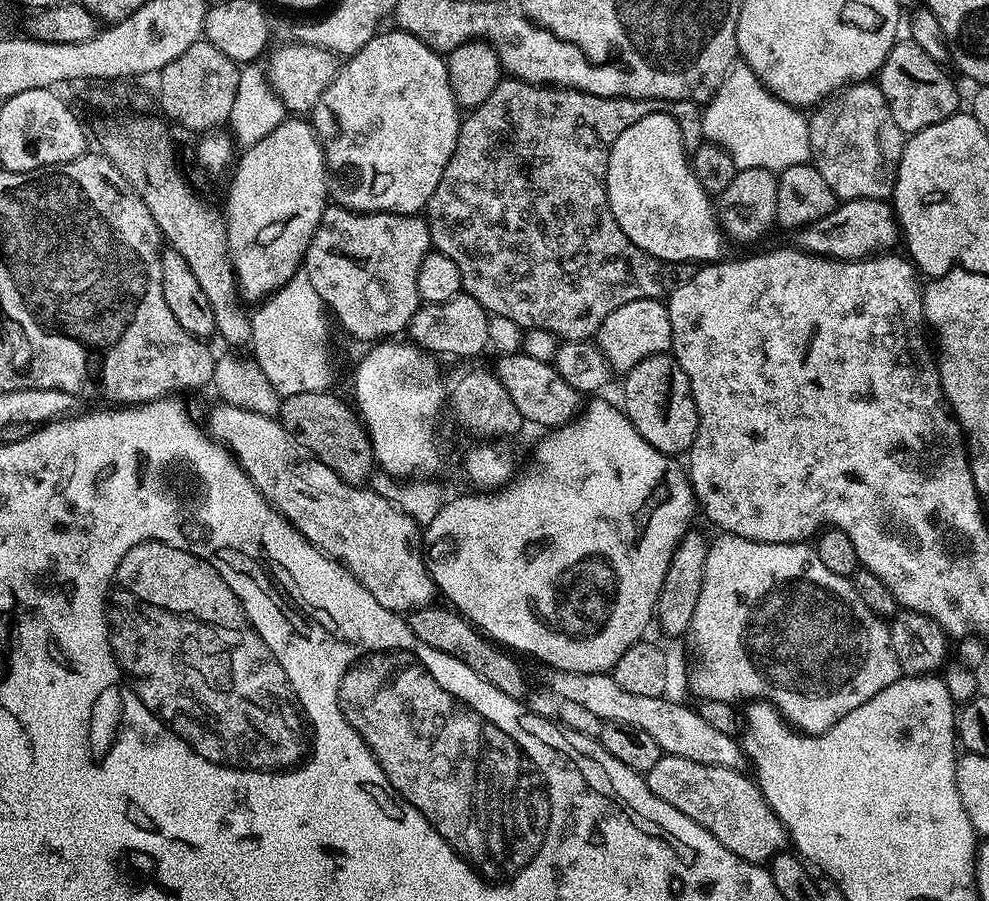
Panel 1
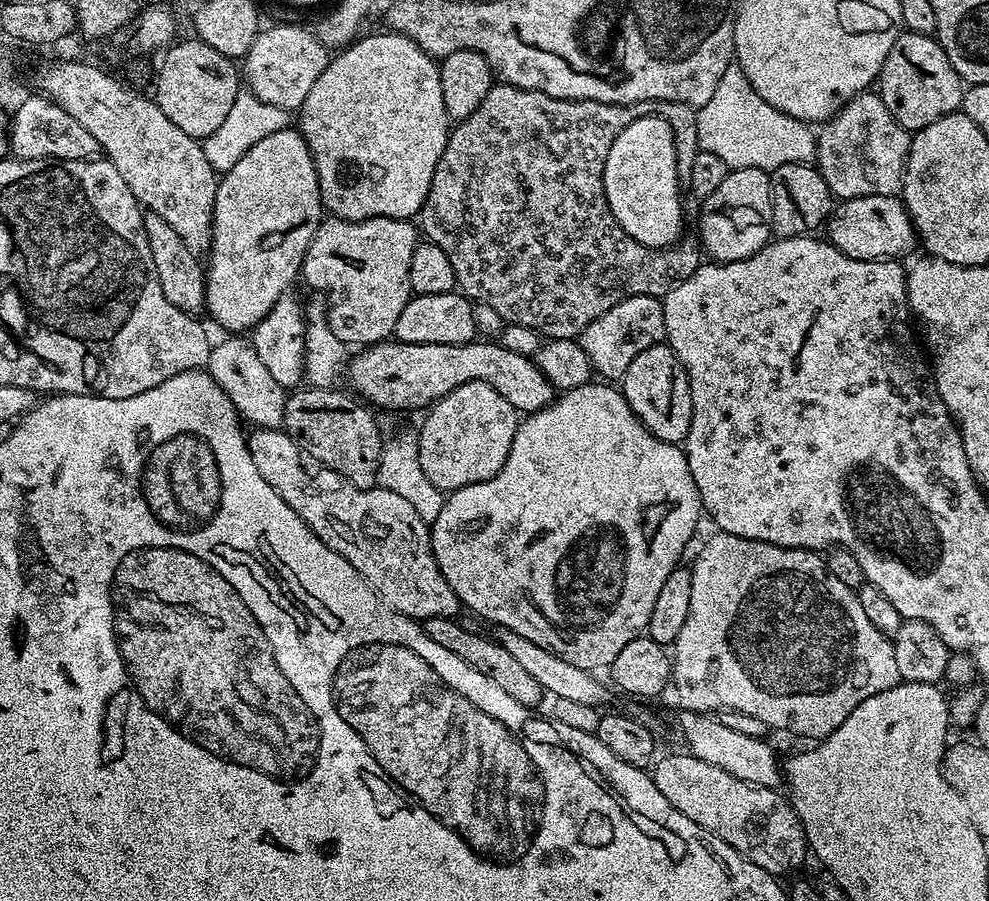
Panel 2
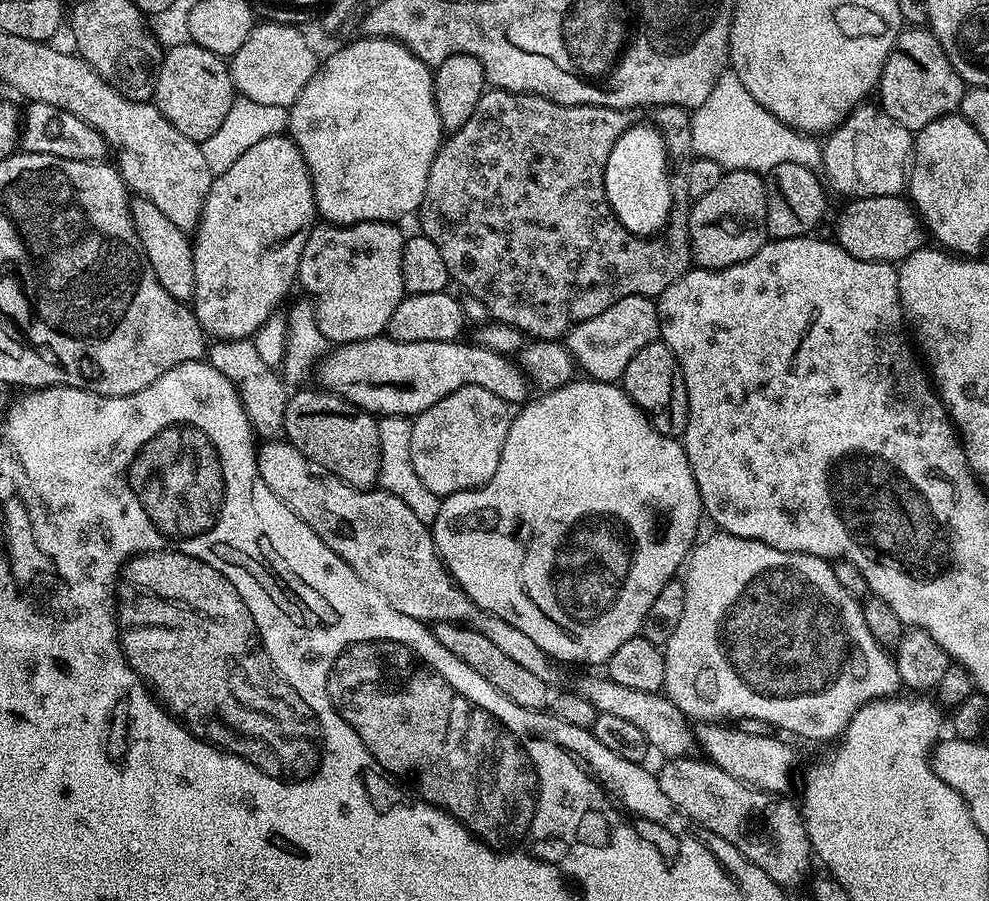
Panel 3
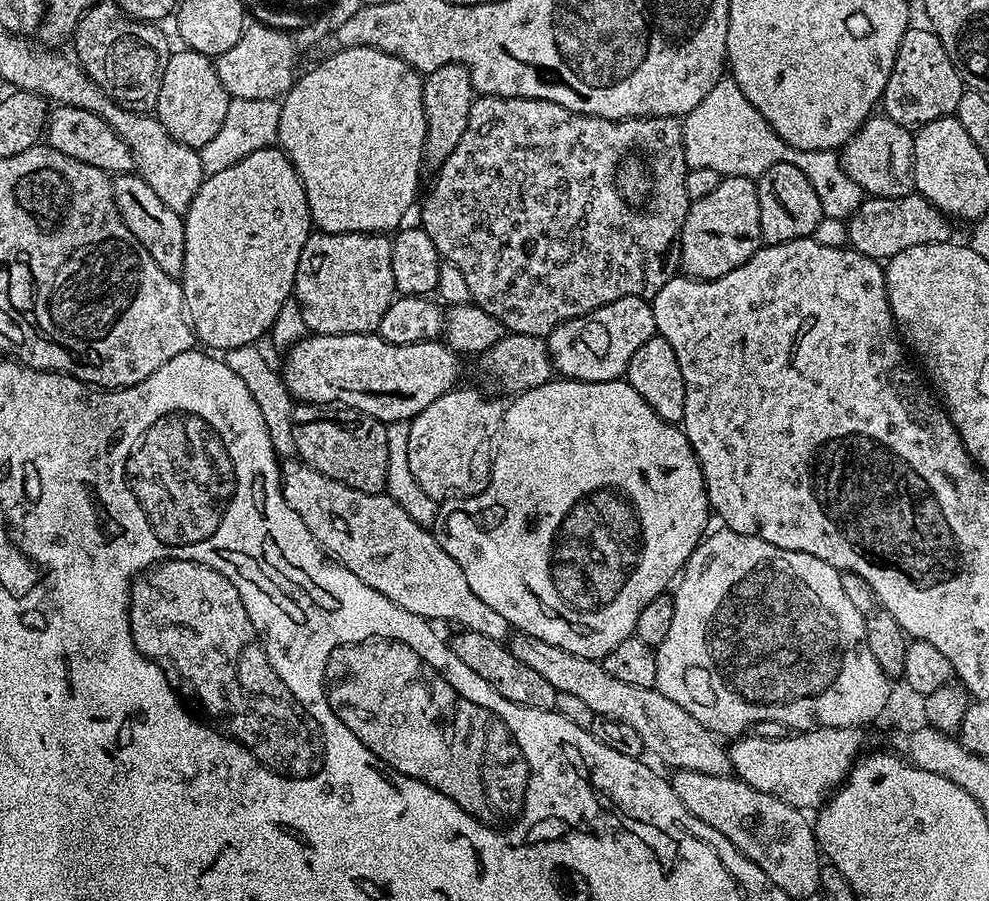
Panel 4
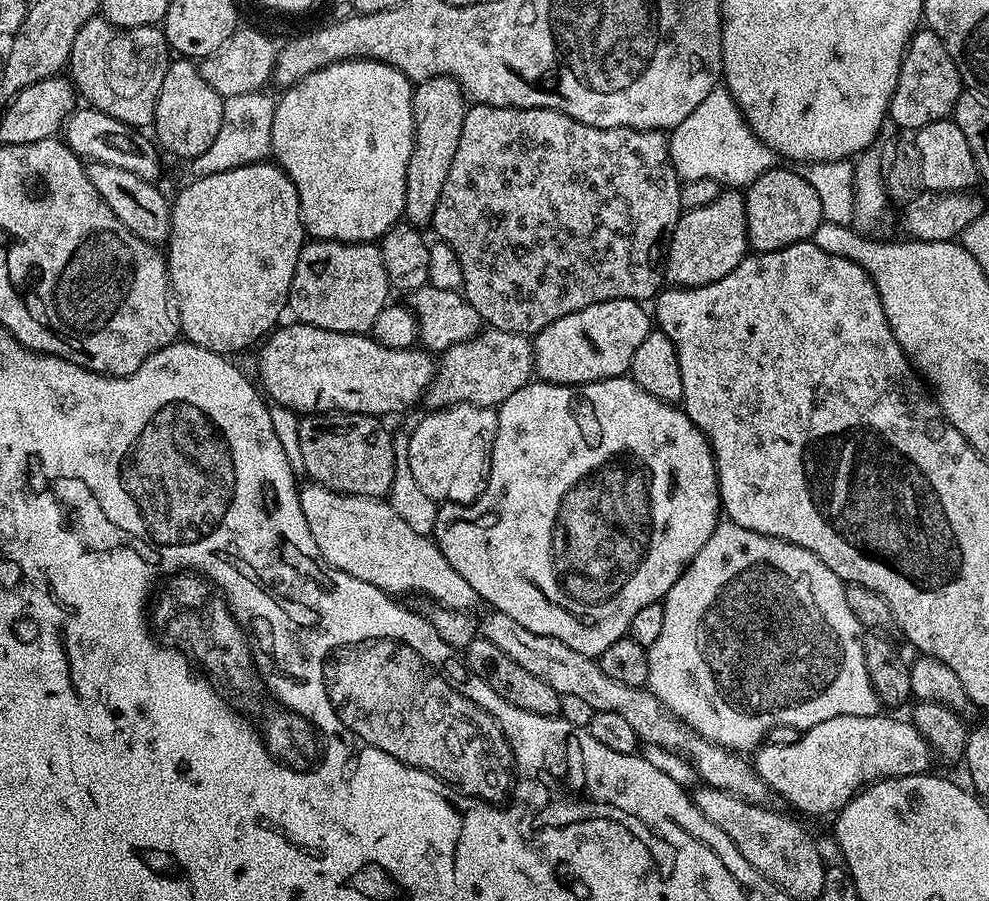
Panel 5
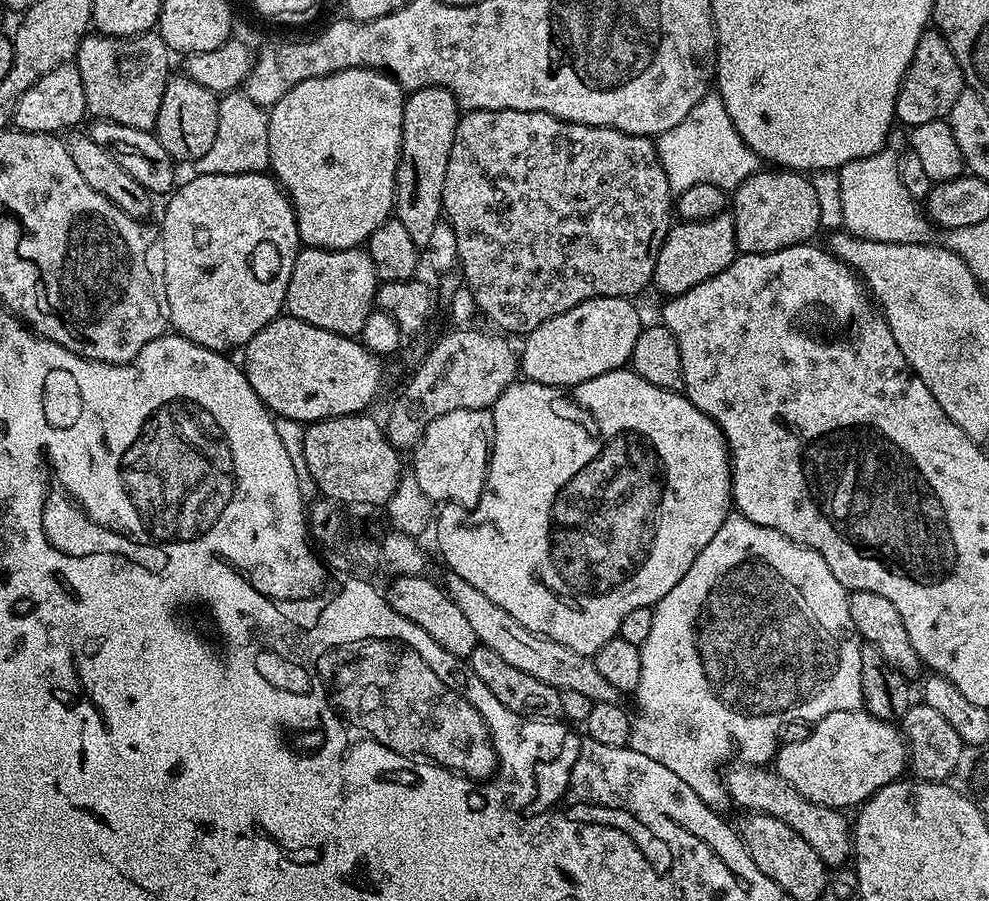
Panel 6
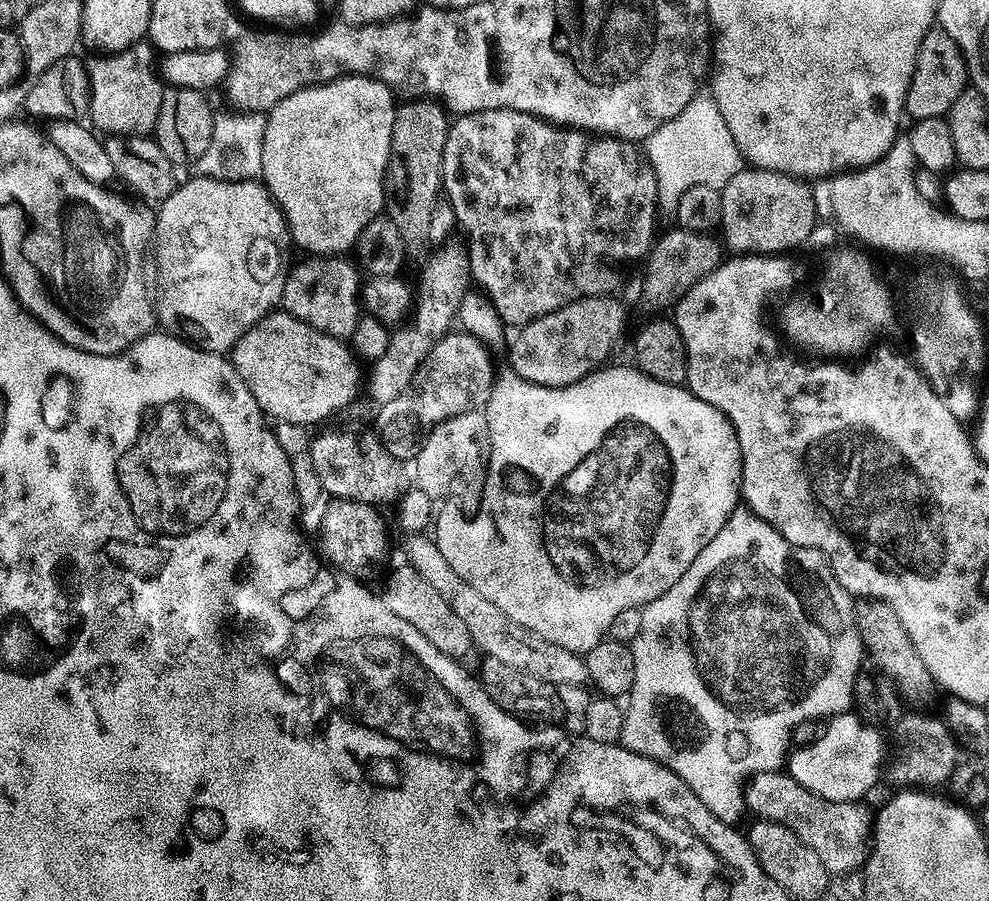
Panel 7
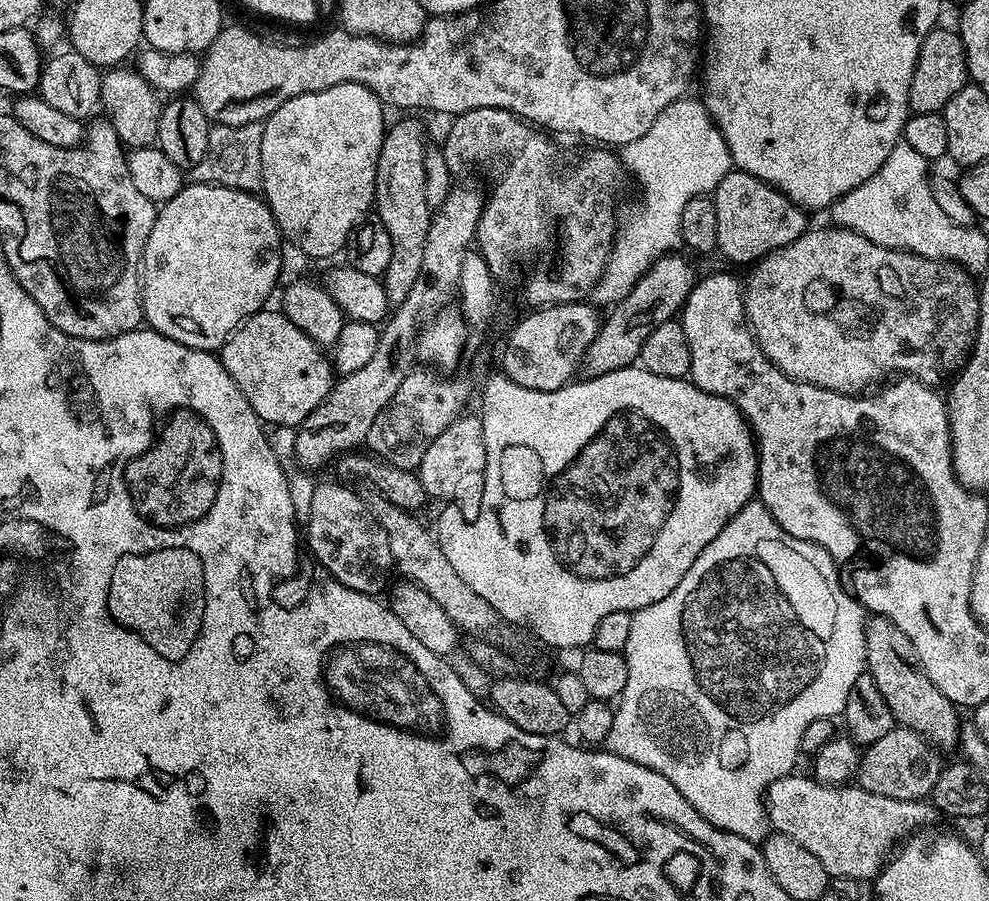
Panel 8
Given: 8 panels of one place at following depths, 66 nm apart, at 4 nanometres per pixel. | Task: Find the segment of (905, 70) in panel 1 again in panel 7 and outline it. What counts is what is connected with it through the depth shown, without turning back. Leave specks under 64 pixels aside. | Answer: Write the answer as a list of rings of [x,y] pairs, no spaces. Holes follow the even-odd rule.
[[[933,26],[922,38],[922,46],[918,46],[918,58],[914,62],[914,74],[910,78],[908,93],[904,99],[905,113],[909,117],[912,115],[913,121],[922,118],[947,117],[950,106],[954,106],[954,102],[958,102],[958,98],[966,91],[969,84],[968,67],[958,42],[954,42],[954,38],[950,38],[950,34],[946,34],[946,30]]]

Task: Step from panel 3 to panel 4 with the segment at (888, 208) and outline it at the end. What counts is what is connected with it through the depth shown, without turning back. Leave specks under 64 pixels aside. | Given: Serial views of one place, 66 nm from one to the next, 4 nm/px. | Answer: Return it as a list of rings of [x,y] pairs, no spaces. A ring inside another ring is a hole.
[[[918,194],[895,196],[892,200],[885,196],[865,199],[860,209],[846,223],[848,244],[857,252],[869,256],[871,260],[881,262],[886,262],[902,250],[910,250],[910,246],[946,244],[950,240],[948,236],[949,217]]]

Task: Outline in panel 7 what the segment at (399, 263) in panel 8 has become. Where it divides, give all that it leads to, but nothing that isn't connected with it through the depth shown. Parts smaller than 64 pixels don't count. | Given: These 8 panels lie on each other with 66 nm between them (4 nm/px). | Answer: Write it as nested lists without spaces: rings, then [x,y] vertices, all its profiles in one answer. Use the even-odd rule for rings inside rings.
[[[432,98],[405,99],[394,114],[394,134],[390,138],[390,158],[384,175],[384,212],[398,226],[409,257],[423,257],[430,248],[430,218],[434,202],[442,196],[442,150],[449,123],[449,113]]]

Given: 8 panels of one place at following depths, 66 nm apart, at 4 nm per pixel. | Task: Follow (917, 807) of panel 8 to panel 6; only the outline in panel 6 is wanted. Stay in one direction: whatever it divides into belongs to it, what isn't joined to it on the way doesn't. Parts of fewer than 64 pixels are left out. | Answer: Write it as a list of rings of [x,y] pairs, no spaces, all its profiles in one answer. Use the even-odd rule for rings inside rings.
[[[736,766],[729,776],[726,776],[726,787],[728,795],[734,804],[740,808],[748,808],[749,813],[764,812],[770,818],[778,818],[778,822],[786,822],[806,842],[810,842],[810,850],[822,858],[822,862],[829,866],[844,866],[849,863],[854,852],[854,832],[850,827],[843,811],[835,808],[827,808],[821,804],[811,804],[811,802],[794,786],[790,786],[788,780],[783,780],[780,773],[769,770],[764,766]]]

